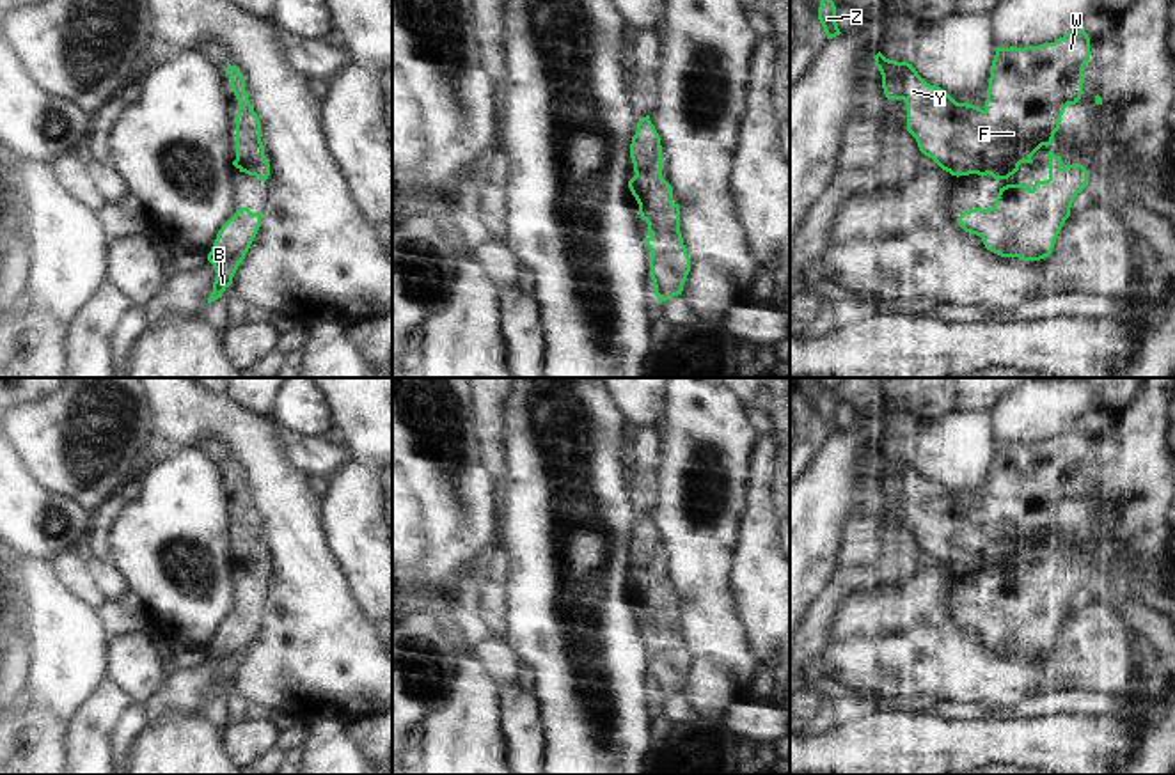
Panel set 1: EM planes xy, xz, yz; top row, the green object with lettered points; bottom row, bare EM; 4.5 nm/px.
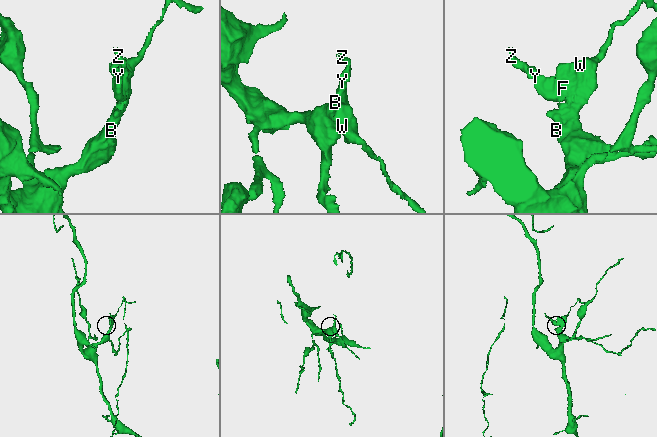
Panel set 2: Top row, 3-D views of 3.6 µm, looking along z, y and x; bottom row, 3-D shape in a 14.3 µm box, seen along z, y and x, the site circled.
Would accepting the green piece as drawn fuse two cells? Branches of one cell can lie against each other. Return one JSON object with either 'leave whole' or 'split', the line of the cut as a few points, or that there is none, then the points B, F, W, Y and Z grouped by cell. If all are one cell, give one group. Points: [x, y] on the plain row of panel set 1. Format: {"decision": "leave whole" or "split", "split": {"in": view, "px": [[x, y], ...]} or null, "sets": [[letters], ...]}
{"decision": "leave whole", "split": null, "sets": [["B", "F", "W", "Y", "Z"]]}

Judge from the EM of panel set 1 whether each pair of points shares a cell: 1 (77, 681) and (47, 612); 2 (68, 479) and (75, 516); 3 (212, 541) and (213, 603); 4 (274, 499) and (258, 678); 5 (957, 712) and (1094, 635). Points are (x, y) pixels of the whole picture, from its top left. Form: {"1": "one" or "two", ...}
{"1": "one", "2": "two", "3": "one", "4": "one", "5": "two"}

